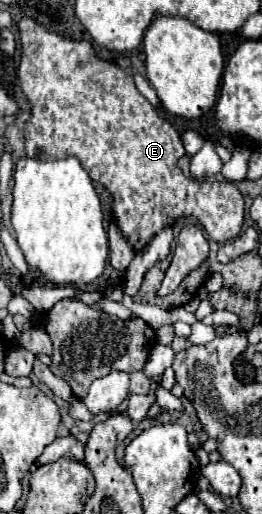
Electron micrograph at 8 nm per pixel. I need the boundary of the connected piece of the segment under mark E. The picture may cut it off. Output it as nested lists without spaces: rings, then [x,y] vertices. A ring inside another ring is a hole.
[[[28,17],[20,21],[20,41],[22,61],[18,67],[18,79],[32,107],[30,121],[26,125],[28,157],[44,161],[64,157],[80,159],[90,177],[112,193],[114,221],[122,229],[128,243],[136,247],[136,251],[140,251],[162,227],[172,225],[178,217],[184,215],[196,217],[204,225],[210,239],[218,243],[238,237],[244,221],[244,201],[240,191],[230,181],[210,183],[204,179],[186,177],[180,171],[177,162],[186,154],[180,135],[156,113],[148,99],[142,97],[130,75],[126,75],[118,65],[98,59],[90,43],[56,35]]]

